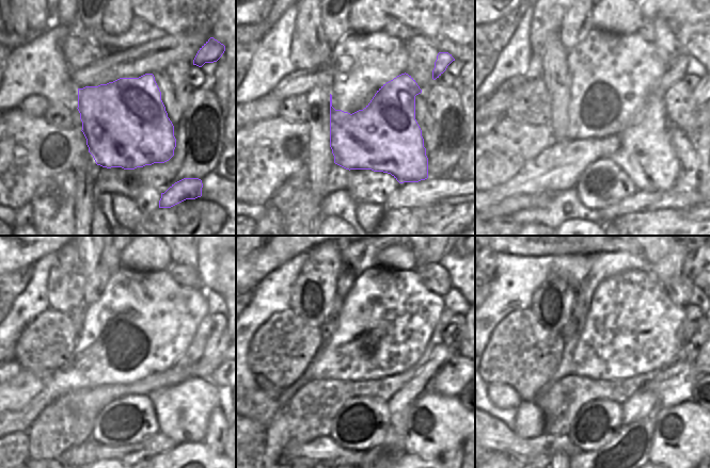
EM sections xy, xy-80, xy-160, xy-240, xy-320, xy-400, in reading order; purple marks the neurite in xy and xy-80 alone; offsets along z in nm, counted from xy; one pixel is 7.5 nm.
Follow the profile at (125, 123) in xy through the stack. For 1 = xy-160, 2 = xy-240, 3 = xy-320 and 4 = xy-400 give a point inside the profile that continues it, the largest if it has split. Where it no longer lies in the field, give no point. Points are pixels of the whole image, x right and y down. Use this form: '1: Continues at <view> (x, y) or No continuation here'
1: Continues at xy-160 (646, 156)
2: Continues at xy-240 (182, 410)
3: Continues at xy-320 (435, 423)
4: Continues at xy-400 (685, 434)

